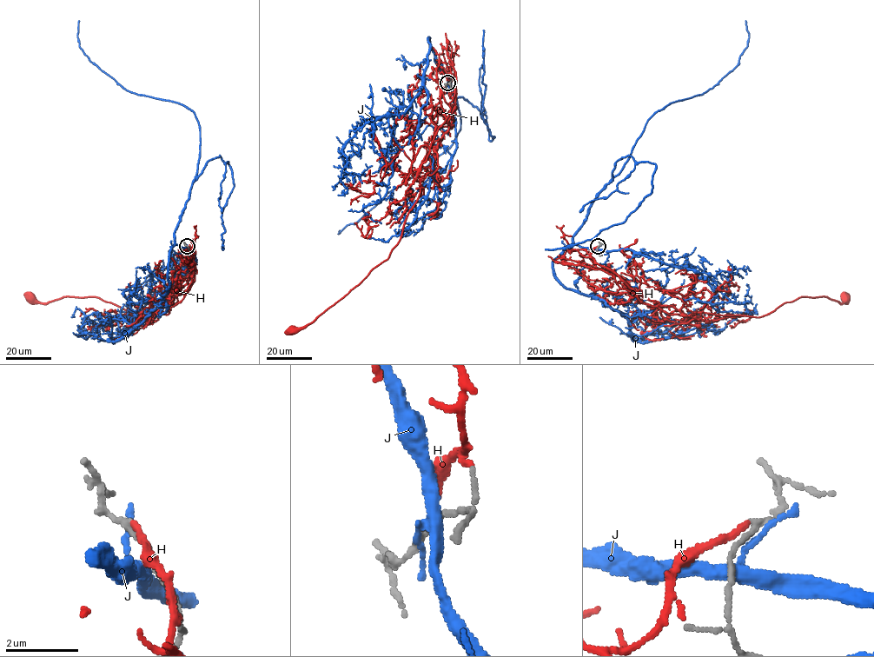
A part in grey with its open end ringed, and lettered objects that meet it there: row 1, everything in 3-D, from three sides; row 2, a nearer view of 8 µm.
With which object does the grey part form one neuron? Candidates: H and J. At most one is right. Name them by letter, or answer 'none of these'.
H

